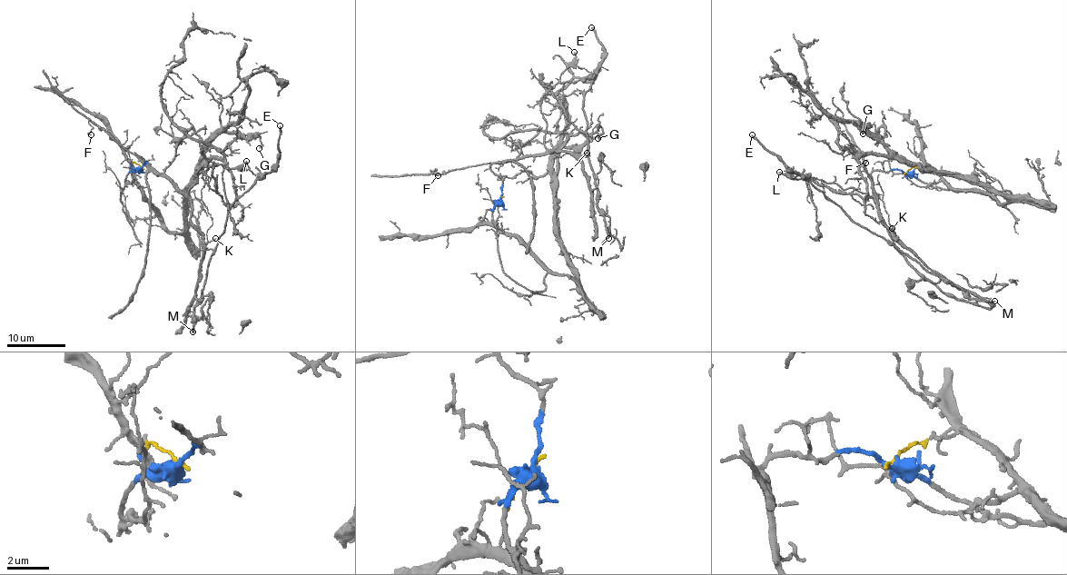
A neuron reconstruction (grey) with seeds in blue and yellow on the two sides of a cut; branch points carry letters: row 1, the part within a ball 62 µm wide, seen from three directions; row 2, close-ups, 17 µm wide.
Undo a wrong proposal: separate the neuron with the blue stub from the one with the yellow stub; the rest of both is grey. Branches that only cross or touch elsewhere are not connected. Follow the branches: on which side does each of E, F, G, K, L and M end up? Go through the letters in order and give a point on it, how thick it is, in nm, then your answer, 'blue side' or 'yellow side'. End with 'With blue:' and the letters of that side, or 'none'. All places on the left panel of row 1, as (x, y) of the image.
E: place (280, 125); calibre 220 nm; blue side
F: place (91, 134); calibre 110 nm; blue side
G: place (259, 148); calibre 150 nm; yellow side
K: place (215, 238); calibre 100 nm; blue side
L: place (246, 161); calibre 190 nm; blue side
M: place (192, 332); calibre 200 nm; blue side
With blue: E, F, K, L, M

